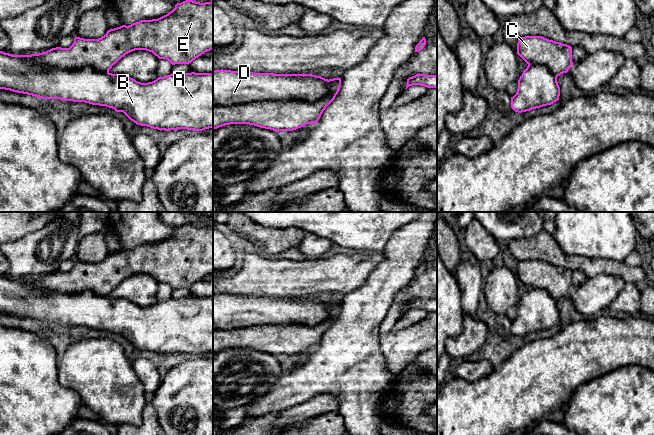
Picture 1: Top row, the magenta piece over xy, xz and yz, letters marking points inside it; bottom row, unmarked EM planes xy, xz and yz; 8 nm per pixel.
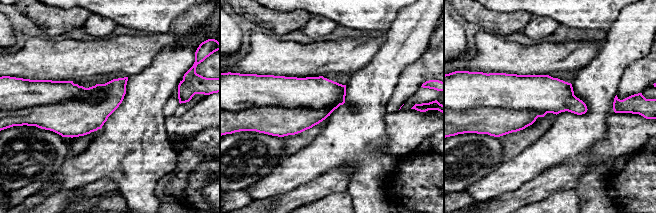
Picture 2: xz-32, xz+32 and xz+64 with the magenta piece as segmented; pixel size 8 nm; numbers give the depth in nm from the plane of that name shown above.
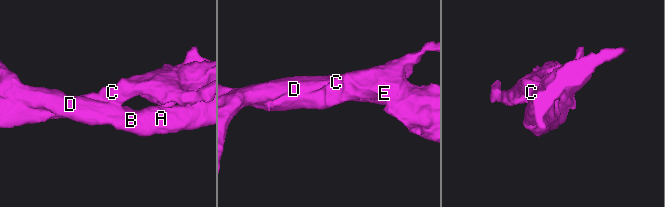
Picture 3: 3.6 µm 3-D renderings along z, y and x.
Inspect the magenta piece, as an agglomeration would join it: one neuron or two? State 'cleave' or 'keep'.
cleave

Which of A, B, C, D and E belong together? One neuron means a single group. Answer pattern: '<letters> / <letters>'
A B D / C E

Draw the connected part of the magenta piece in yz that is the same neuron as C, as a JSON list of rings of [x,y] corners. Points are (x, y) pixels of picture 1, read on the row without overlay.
[[[542,260],[518,261],[517,278],[528,289],[546,290],[556,301],[573,289],[571,270]]]

